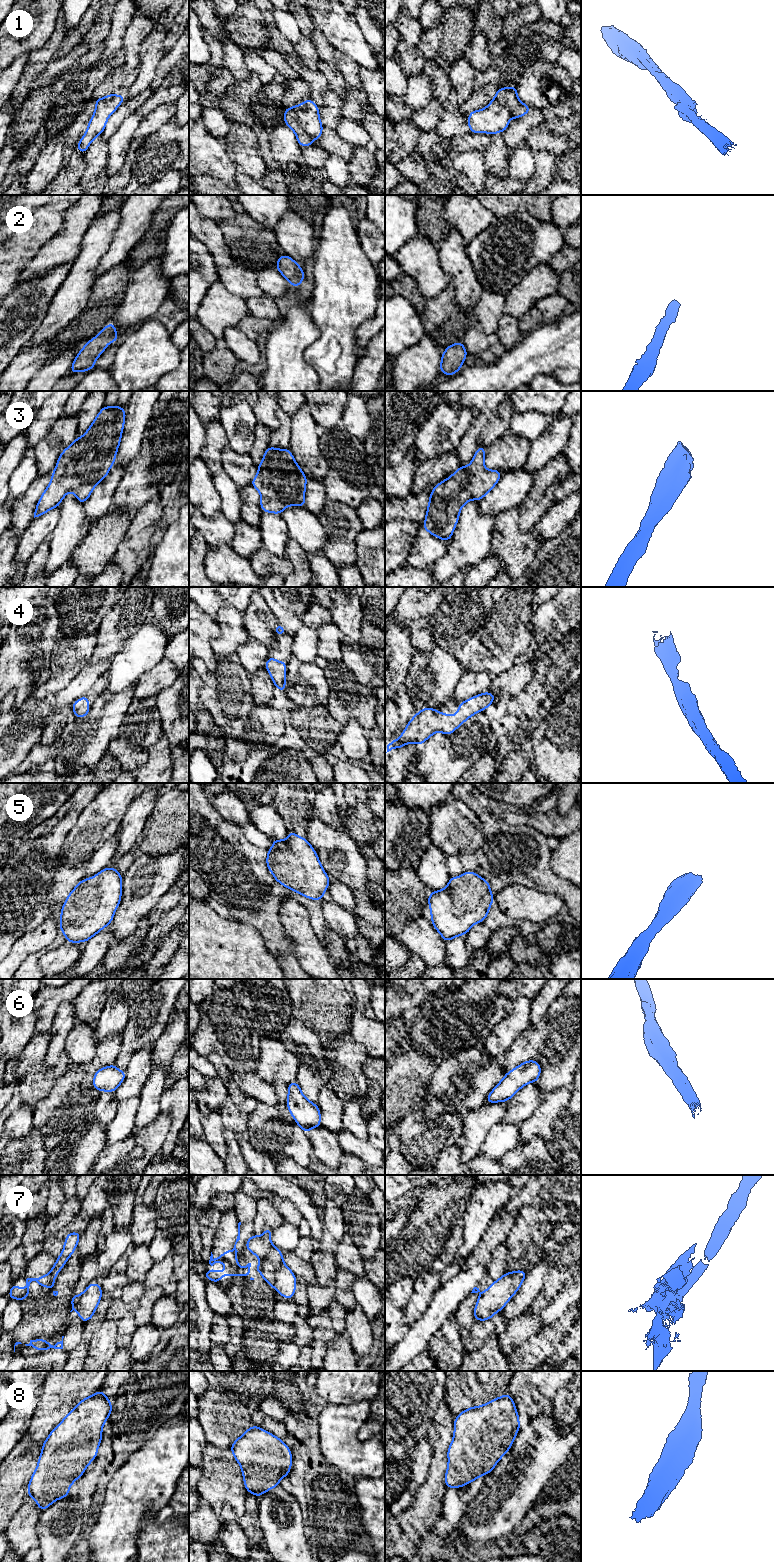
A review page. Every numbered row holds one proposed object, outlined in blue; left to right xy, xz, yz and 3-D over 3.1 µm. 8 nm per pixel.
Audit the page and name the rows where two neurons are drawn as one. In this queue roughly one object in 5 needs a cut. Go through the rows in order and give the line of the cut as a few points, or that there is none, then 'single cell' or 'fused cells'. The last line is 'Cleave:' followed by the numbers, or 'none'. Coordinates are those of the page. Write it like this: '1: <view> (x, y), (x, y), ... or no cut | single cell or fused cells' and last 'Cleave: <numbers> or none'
1: no cut | single cell
2: no cut | single cell
3: no cut | single cell
4: no cut | single cell
5: no cut | single cell
6: no cut | single cell
7: no cut | single cell
8: no cut | single cell
Cleave: none

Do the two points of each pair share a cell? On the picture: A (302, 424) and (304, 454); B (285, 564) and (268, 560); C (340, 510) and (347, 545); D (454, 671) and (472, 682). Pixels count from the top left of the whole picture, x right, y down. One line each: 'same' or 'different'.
A: same
B: same
C: same
D: different

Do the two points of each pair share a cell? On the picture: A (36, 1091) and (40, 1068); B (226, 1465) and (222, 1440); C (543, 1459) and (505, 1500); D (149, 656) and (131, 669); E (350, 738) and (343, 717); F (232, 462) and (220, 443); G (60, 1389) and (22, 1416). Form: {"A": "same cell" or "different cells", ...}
{"A": "same cell", "B": "different cells", "C": "same cell", "D": "same cell", "E": "different cells", "F": "different cells", "G": "different cells"}

